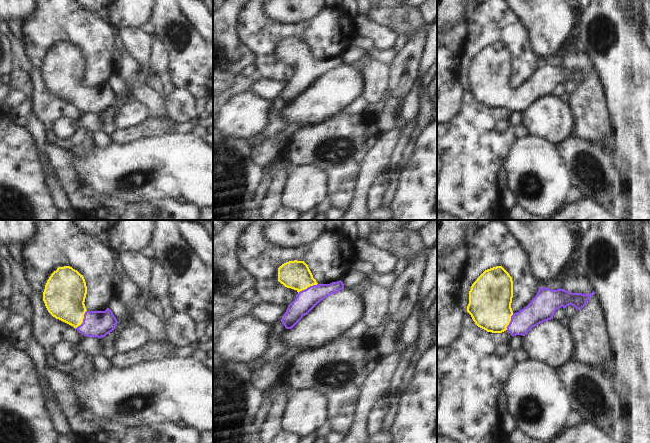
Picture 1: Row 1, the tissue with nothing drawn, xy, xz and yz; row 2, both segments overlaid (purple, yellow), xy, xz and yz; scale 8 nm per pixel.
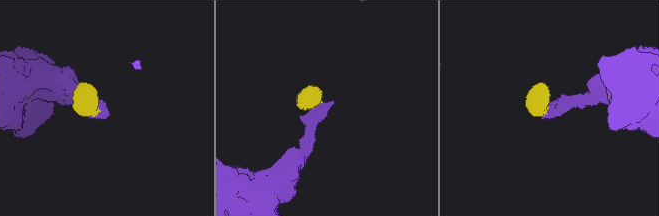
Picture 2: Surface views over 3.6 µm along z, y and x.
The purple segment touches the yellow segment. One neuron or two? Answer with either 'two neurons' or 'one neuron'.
one neuron

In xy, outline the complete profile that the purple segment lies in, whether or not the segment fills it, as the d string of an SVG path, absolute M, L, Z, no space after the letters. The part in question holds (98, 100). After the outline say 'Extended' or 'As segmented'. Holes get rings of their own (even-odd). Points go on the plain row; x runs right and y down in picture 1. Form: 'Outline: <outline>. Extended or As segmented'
Outline: M70 42L58 43L43 68L48 88L86 113L102 114L117 102L117 95L107 84L105 87L88 87L85 83L87 62L83 51Z. Extended.

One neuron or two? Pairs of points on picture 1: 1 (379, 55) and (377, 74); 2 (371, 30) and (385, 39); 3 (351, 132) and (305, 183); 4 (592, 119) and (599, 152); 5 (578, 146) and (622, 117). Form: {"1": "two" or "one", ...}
{"1": "two", "2": "one", "3": "two", "4": "two", "5": "two"}

